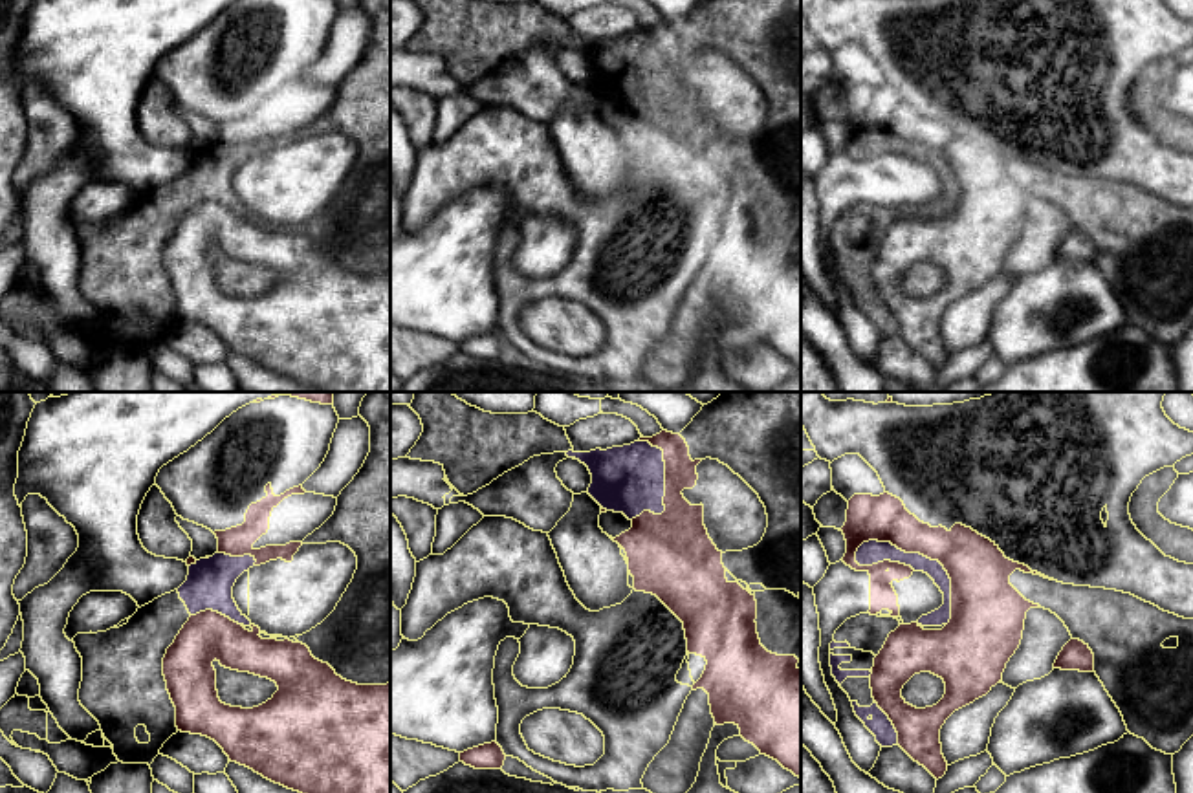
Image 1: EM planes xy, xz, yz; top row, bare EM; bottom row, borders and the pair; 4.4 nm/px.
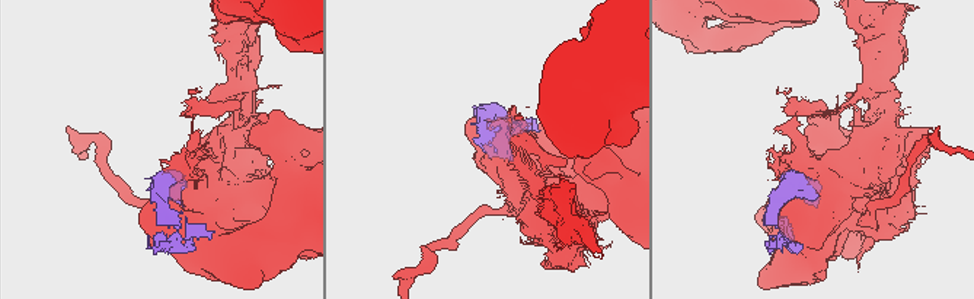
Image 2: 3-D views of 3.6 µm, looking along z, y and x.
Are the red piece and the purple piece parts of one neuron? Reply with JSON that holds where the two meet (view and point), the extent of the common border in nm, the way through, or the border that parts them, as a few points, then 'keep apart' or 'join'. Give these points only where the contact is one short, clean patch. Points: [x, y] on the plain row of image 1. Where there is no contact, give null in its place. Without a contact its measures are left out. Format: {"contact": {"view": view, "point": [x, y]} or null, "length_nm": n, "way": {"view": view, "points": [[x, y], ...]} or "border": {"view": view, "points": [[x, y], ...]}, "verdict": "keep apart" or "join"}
{"contact": {"view": "yz", "point": [930, 147]}, "length_nm": 550, "verdict": "keep apart"}

